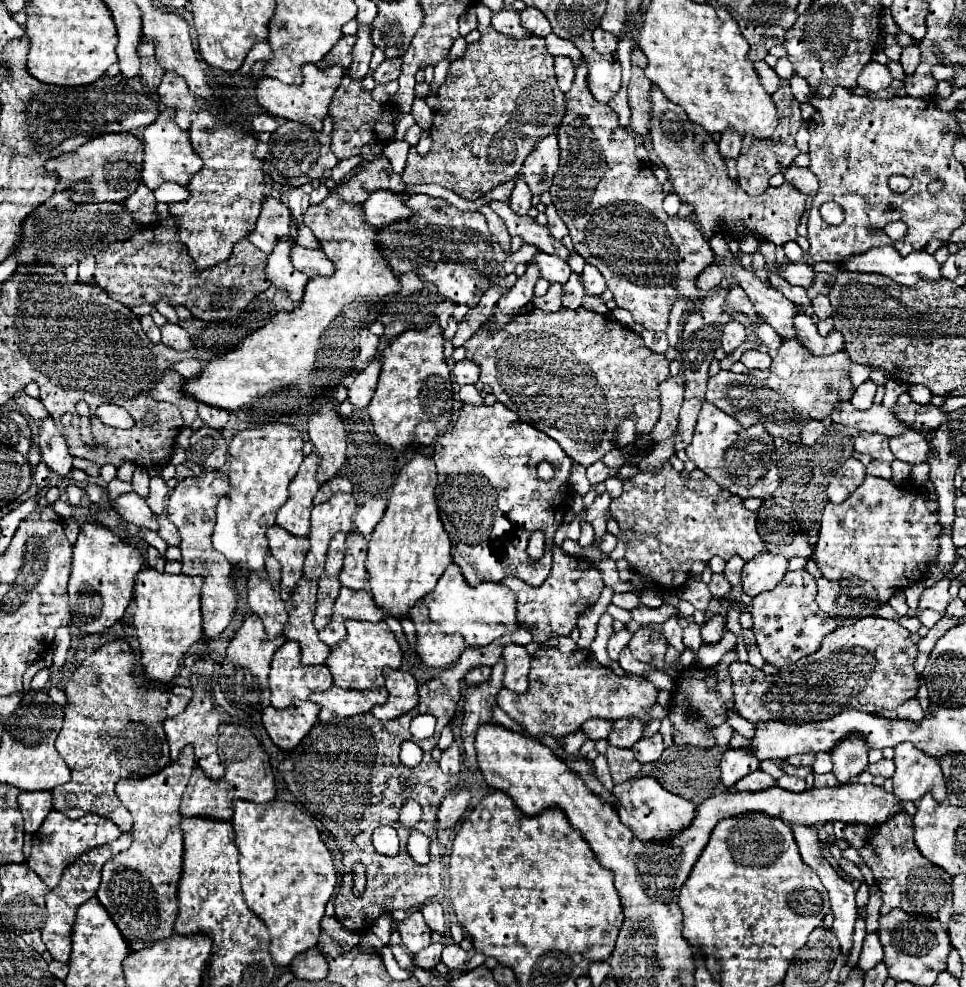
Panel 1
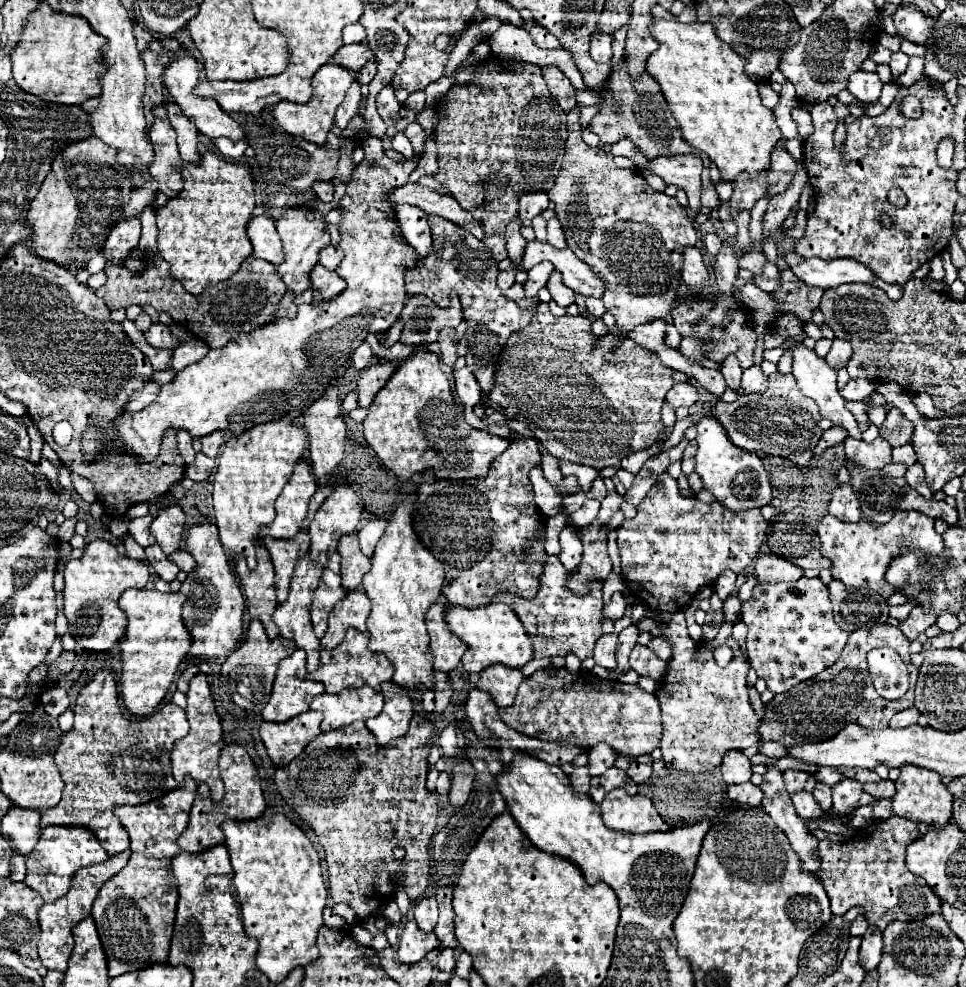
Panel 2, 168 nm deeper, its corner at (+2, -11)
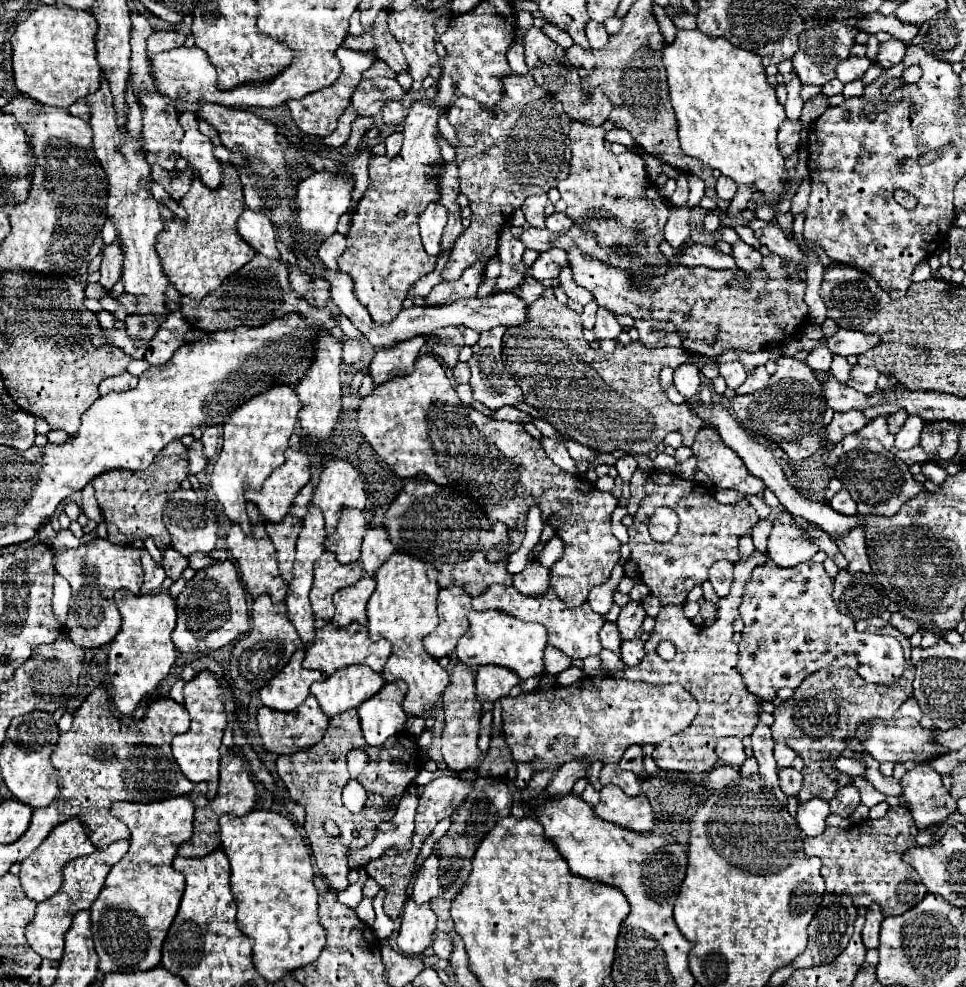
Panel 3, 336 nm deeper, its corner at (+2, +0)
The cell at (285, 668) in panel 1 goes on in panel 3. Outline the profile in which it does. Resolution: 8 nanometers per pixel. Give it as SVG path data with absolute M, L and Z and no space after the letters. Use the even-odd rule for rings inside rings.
M296 651L290 663L260 689L262 703L276 711L292 711L302 705L310 695L310 685L314 681L324 681L328 675L324 671L310 671L302 667L304 651Z

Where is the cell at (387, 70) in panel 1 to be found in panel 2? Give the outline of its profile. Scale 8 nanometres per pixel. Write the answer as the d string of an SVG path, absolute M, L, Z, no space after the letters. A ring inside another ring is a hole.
M384 86L380 90L380 94L376 96L376 106L378 106L378 114L382 116L382 120L388 126L394 126L400 120L400 102L394 96L394 86Z

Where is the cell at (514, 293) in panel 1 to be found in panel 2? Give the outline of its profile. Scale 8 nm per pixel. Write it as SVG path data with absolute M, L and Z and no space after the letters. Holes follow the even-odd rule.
M540 262L540 264L536 264L534 268L530 268L530 270L528 270L528 280L526 280L526 284L524 284L524 294L526 294L528 298L534 298L534 296L538 294L538 290L546 286L548 274L550 274L552 270L554 270L554 266L552 266L550 262Z

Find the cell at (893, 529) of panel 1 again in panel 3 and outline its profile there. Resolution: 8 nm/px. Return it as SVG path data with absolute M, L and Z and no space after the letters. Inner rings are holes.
M860 527L852 529L844 539L836 539L838 549L842 555L848 559L848 571L850 573L870 573L870 563L868 563L868 553L866 553L866 539L864 531Z

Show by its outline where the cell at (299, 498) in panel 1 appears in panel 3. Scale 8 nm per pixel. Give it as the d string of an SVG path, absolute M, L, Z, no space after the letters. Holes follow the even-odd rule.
M286 449L286 461L272 471L262 489L246 489L244 495L258 505L264 521L278 523L290 511L296 493L310 481L310 461L302 451Z

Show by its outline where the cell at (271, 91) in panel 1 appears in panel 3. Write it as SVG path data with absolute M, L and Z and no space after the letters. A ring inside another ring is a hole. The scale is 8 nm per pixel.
M340 47L336 51L336 57L338 61L342 63L342 75L330 85L330 87L324 87L320 91L314 91L310 95L306 95L304 99L296 101L296 99L290 99L288 101L288 107L290 107L290 113L292 113L292 119L296 121L296 125L308 133L308 135L318 135L318 137L328 137L336 125L338 125L338 117L346 111L346 107L350 105L350 99L354 95L354 89L358 87L358 83L362 81L362 73L366 69L370 69L376 61L378 61L378 55L376 51L354 51L354 49L346 49L346 47Z

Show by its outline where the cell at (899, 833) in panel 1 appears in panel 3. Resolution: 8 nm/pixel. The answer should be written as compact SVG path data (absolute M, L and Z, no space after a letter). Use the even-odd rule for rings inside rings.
M898 805L890 807L882 819L866 821L848 829L828 827L818 837L806 837L804 851L810 857L822 859L826 891L848 893L856 907L870 907L872 903L878 903L884 917L894 917L918 905L926 895L926 887L920 883L916 871L902 861L902 854L917 846L917 833L910 811Z

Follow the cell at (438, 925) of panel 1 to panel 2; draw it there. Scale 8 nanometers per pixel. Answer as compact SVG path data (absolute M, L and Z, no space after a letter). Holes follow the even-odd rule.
M428 896L420 900L414 908L414 920L418 922L420 930L424 932L434 932L434 926L438 922L438 904L434 896Z

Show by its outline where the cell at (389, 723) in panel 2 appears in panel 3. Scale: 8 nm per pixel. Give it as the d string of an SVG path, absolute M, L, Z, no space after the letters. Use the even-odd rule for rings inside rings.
M386 683L376 695L358 707L360 727L368 745L382 745L388 737L402 731L406 715L402 711L402 701L406 695L406 683Z

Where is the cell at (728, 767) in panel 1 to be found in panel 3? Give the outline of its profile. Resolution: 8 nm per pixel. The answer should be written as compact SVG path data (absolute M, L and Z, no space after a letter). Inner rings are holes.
M724 737L716 743L716 755L722 763L728 763L730 767L738 769L742 767L744 759L746 759L746 753L744 753L744 745L740 739L736 737Z

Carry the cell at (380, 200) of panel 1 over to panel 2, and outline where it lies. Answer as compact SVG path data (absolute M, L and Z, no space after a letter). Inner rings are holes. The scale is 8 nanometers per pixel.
M408 204L394 206L394 220L396 220L404 240L420 256L430 254L430 248L432 248L430 226L428 226L426 218L428 218L428 214L424 210L420 210L420 208L414 208L414 206L408 206Z

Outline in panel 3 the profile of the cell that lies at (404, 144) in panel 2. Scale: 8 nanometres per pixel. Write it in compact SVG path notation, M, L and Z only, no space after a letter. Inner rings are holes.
M392 133L390 137L386 137L386 141L384 141L384 145L386 145L386 157L396 157L398 153L400 153L400 147L402 147L402 133Z

